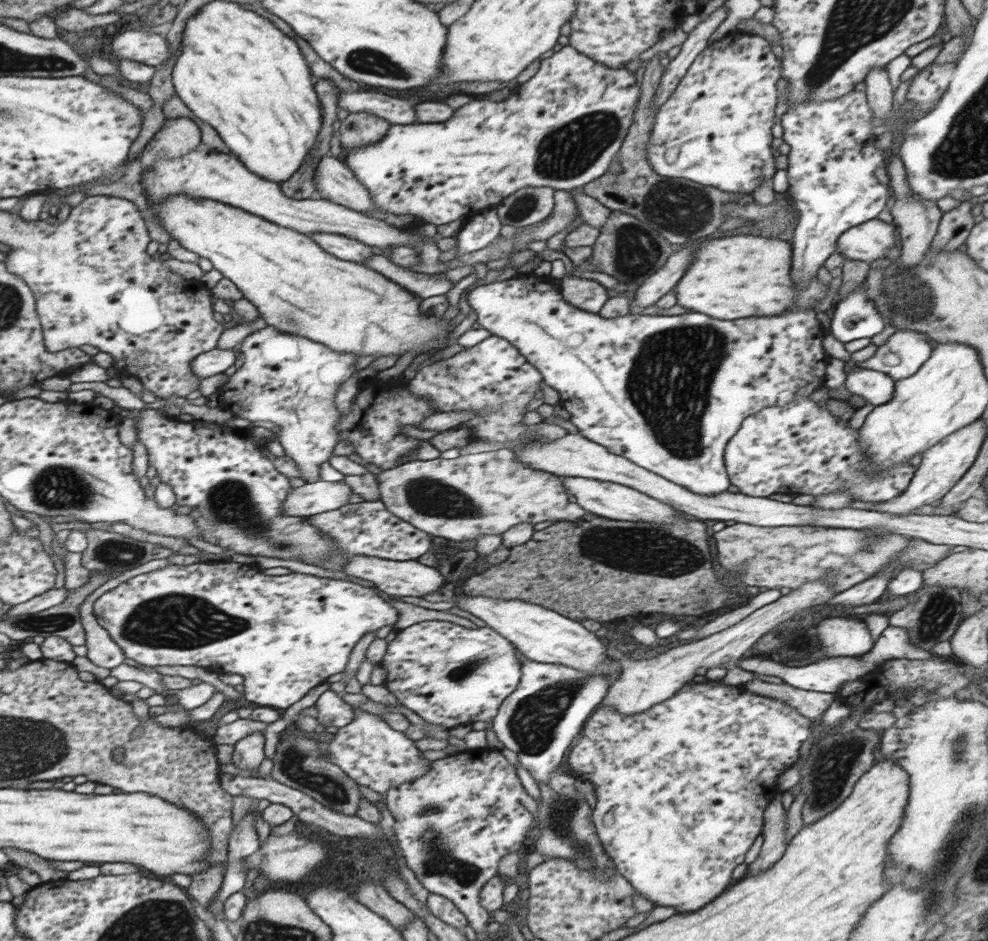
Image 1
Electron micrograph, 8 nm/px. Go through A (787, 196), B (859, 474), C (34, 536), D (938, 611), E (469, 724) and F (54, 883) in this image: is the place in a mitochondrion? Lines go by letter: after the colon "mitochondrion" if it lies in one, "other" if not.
A: other
B: mitochondrion
C: other
D: mitochondrion
E: other
F: other

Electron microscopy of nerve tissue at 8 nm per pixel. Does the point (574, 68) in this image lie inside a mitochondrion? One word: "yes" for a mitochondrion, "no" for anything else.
no

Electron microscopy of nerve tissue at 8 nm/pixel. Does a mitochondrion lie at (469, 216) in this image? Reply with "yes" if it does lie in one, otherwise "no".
no

